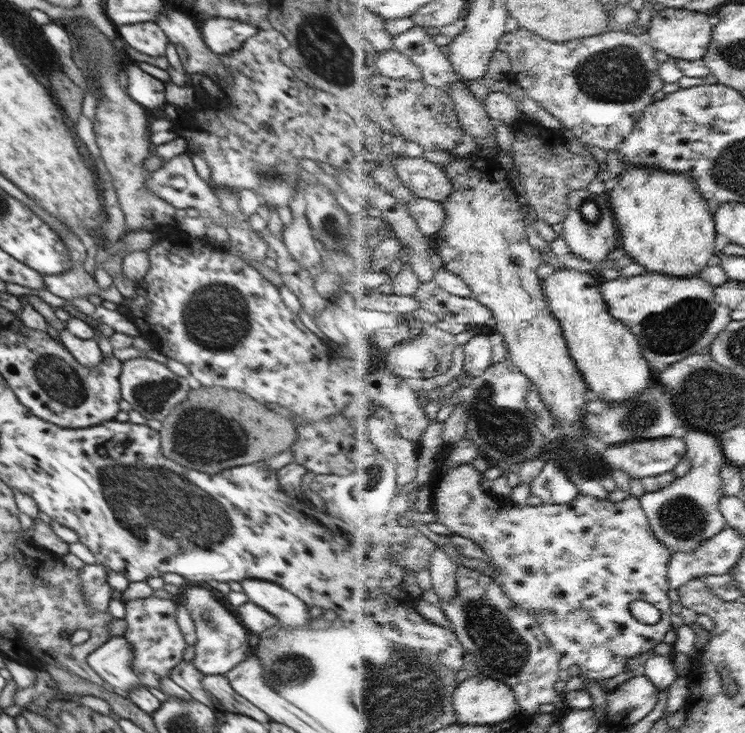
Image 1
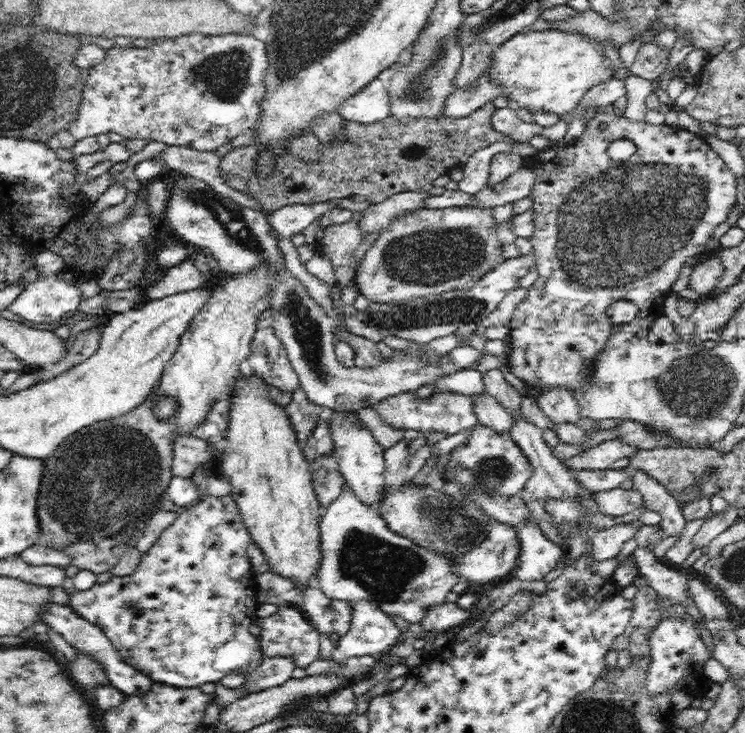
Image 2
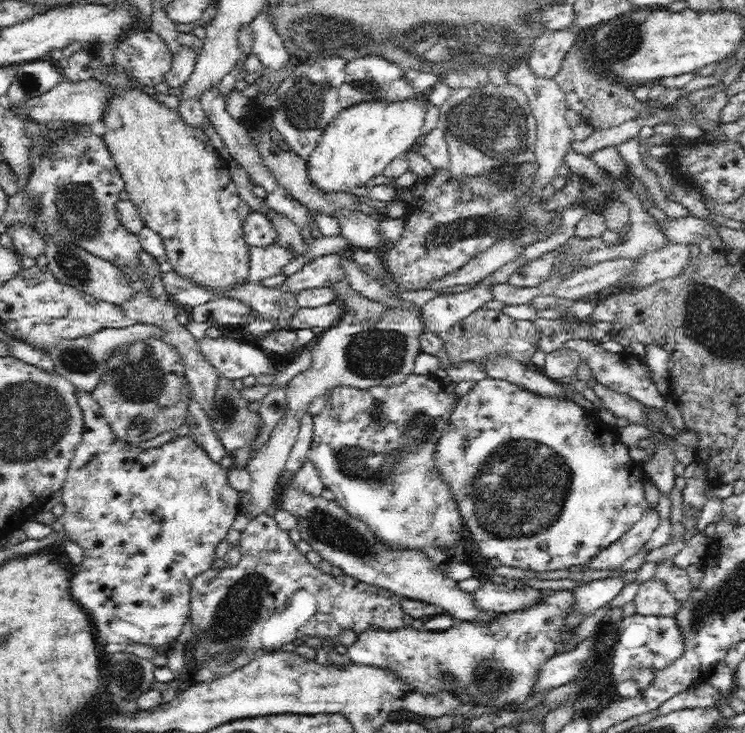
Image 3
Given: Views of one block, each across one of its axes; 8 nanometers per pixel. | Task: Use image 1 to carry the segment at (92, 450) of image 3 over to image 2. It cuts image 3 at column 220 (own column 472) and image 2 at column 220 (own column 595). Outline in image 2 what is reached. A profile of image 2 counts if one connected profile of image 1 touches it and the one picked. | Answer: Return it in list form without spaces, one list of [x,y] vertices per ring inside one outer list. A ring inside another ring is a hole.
[[[226,494],[226,496],[206,495],[206,498],[198,502],[198,504],[180,510],[178,518],[161,532],[160,537],[149,550],[141,554],[140,563],[132,574],[126,576],[112,575],[112,578],[106,580],[104,584],[96,582],[90,590],[72,592],[68,596],[70,604],[74,605],[77,614],[82,618],[102,627],[104,634],[109,638],[110,644],[113,646],[114,652],[117,652],[117,655],[126,664],[136,667],[140,672],[154,679],[156,683],[166,684],[168,687],[199,688],[206,682],[220,681],[223,676],[230,672],[242,670],[250,672],[263,657],[259,641],[248,631],[248,626],[256,620],[260,603],[258,601],[260,589],[257,584],[257,572],[253,568],[252,562],[250,562],[248,550],[246,549],[251,541],[252,535],[250,535],[248,527],[244,524],[238,501],[231,494]]]

